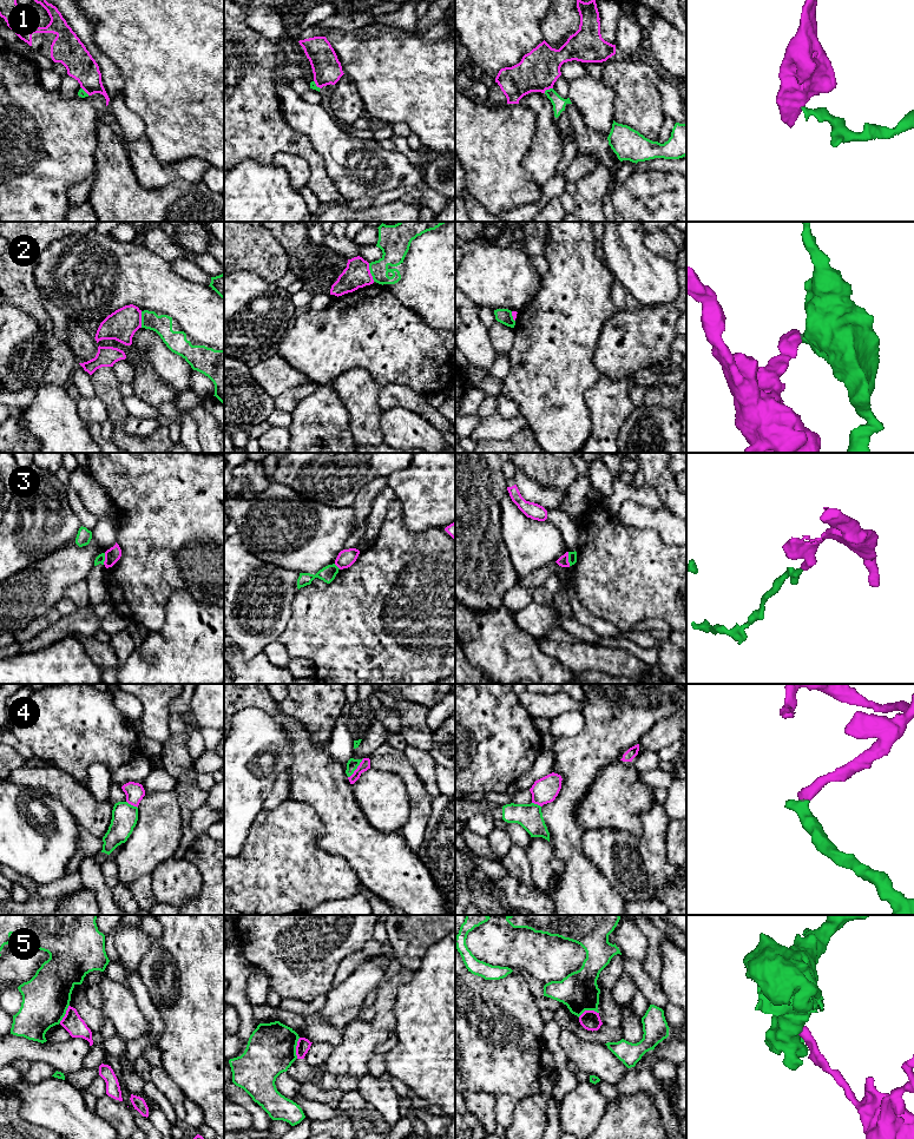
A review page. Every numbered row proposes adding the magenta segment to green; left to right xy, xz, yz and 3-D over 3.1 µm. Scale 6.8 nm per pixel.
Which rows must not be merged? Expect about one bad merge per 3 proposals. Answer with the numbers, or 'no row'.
1, 2, 3, 4, 5

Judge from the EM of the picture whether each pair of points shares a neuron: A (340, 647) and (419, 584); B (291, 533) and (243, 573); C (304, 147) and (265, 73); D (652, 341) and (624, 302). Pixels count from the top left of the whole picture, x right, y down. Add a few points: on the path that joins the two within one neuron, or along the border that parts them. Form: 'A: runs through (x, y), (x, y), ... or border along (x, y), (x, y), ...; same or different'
A: runs through (360, 634), (368, 634), (399, 604); same
B: border along (242, 539), (243, 544), (264, 561), (287, 568); different
C: runs through (285, 132), (265, 111), (265, 93); same
D: border along (639, 304), (632, 310), (618, 309); different

